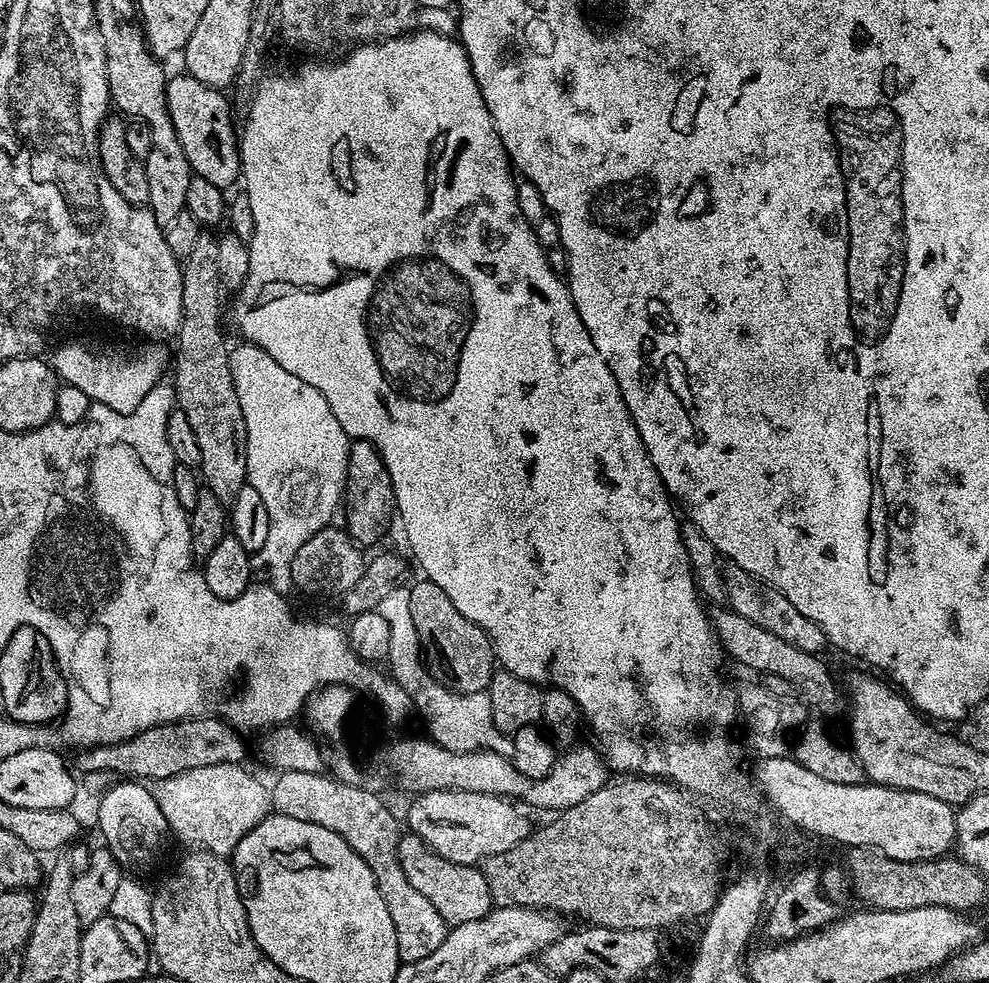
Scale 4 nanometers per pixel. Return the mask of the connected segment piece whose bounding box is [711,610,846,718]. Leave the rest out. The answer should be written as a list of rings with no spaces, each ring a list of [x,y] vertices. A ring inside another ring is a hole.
[[[720,610],[717,616],[711,617],[712,627],[716,634],[716,639],[723,651],[728,652],[737,661],[737,665],[743,666],[756,674],[778,674],[778,678],[786,678],[790,686],[794,686],[797,697],[808,705],[813,713],[821,717],[836,716],[845,711],[846,696],[836,685],[836,680],[832,677],[832,672],[820,661],[821,657],[815,652],[798,650],[798,646],[790,646],[782,638],[770,634],[770,630],[762,630],[762,626],[754,626],[742,614],[731,610]]]

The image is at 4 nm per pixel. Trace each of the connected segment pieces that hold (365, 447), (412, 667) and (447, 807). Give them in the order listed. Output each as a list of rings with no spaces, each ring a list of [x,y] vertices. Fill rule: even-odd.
[[[352,440],[348,450],[348,465],[346,466],[346,478],[344,479],[344,495],[342,497],[342,516],[344,512],[344,521],[342,521],[343,527],[346,529],[352,541],[355,544],[361,546],[367,546],[367,544],[376,544],[384,535],[388,532],[388,527],[391,526],[392,520],[394,524],[394,517],[397,515],[396,510],[396,495],[394,494],[394,486],[390,482],[390,474],[386,470],[386,462],[382,462],[382,454],[378,451],[370,440]]]
[[[408,613],[408,632],[396,632],[396,624],[387,620],[390,627],[390,650],[386,661],[389,673],[396,684],[402,686],[412,700],[415,711],[420,712],[426,726],[427,737],[444,749],[455,752],[489,751],[511,757],[513,742],[494,726],[493,711],[487,691],[456,693],[432,675],[423,659],[420,639]]]
[[[457,788],[422,792],[408,808],[406,828],[428,849],[450,862],[479,865],[487,856],[517,848],[533,831],[531,824],[511,799],[481,792],[460,792]]]

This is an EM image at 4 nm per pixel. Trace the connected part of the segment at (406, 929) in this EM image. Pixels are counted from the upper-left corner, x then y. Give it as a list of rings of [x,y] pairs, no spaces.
[[[294,770],[280,772],[277,777],[276,785],[272,784],[270,791],[271,807],[279,815],[314,822],[318,826],[326,826],[326,830],[334,830],[334,834],[338,834],[338,838],[342,838],[342,842],[346,842],[346,846],[350,846],[350,850],[354,850],[354,854],[370,866],[370,874],[374,874],[374,882],[378,882],[378,890],[382,890],[386,910],[390,910],[394,934],[398,934],[400,963],[418,962],[418,958],[434,954],[434,950],[438,950],[447,938],[450,925],[423,894],[418,894],[418,890],[410,886],[406,874],[402,874],[402,866],[398,862],[402,824],[379,800],[381,797],[368,788],[350,786],[324,772]]]

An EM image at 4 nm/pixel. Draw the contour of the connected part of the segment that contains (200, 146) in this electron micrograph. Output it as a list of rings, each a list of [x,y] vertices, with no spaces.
[[[187,72],[171,75],[168,79],[167,110],[182,150],[186,153],[186,160],[195,175],[222,190],[228,190],[235,181],[239,181],[243,167],[238,130],[234,128],[232,108],[225,96],[221,89],[206,86]]]

